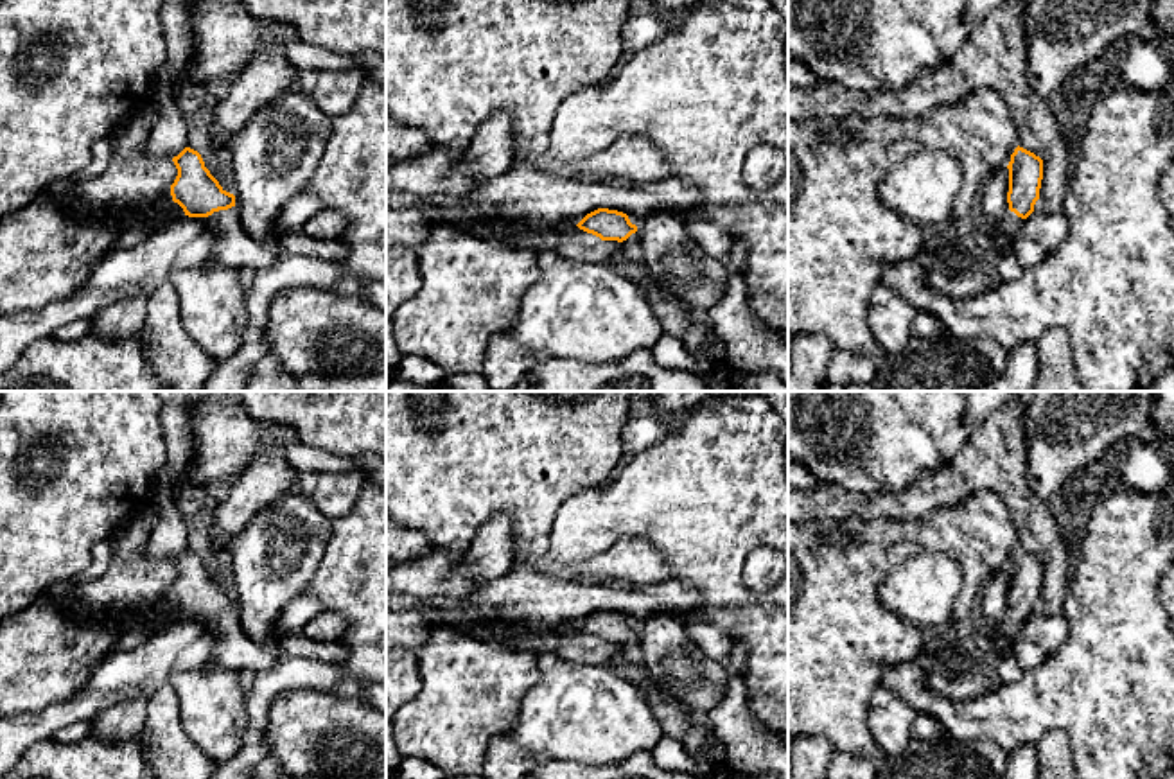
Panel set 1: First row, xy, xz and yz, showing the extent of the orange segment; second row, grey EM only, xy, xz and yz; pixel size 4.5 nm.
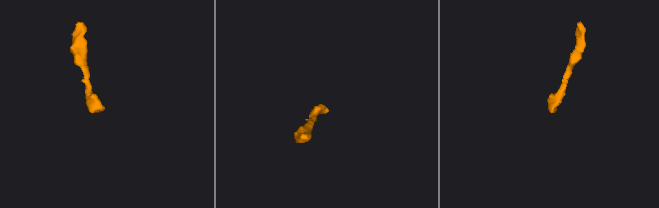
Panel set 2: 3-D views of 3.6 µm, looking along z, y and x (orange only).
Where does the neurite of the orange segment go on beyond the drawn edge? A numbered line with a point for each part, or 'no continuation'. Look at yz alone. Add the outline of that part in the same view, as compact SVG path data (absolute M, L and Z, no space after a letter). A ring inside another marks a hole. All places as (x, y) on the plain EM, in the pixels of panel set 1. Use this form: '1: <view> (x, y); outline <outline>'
1: yz (1011, 625); outline M1007 614L998 625L1002 634L1012 643L1025 621L1018 619L1014 614Z

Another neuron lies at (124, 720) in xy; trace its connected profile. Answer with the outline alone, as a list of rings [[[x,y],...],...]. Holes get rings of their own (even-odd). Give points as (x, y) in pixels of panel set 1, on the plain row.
[[[145,696],[122,700],[92,722],[92,734],[106,741],[138,740],[145,723]]]

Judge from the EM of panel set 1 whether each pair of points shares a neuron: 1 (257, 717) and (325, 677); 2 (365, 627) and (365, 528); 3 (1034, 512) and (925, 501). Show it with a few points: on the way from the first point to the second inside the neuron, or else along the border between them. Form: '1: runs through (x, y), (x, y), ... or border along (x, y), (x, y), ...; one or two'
1: runs through (262, 697), (282, 677), (306, 677); one
2: runs through (367, 602), (367, 577), (354, 564), (365, 553); one
3: runs through (1007, 487), (1002, 481), (957, 481), (952, 485); one

